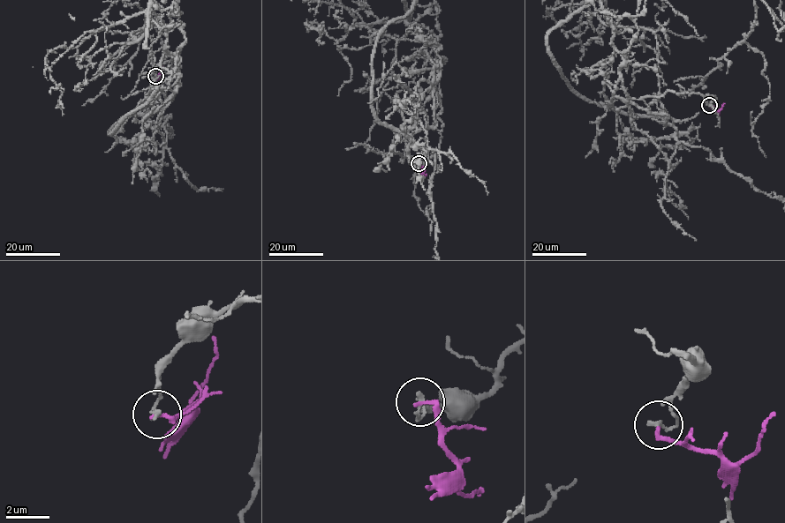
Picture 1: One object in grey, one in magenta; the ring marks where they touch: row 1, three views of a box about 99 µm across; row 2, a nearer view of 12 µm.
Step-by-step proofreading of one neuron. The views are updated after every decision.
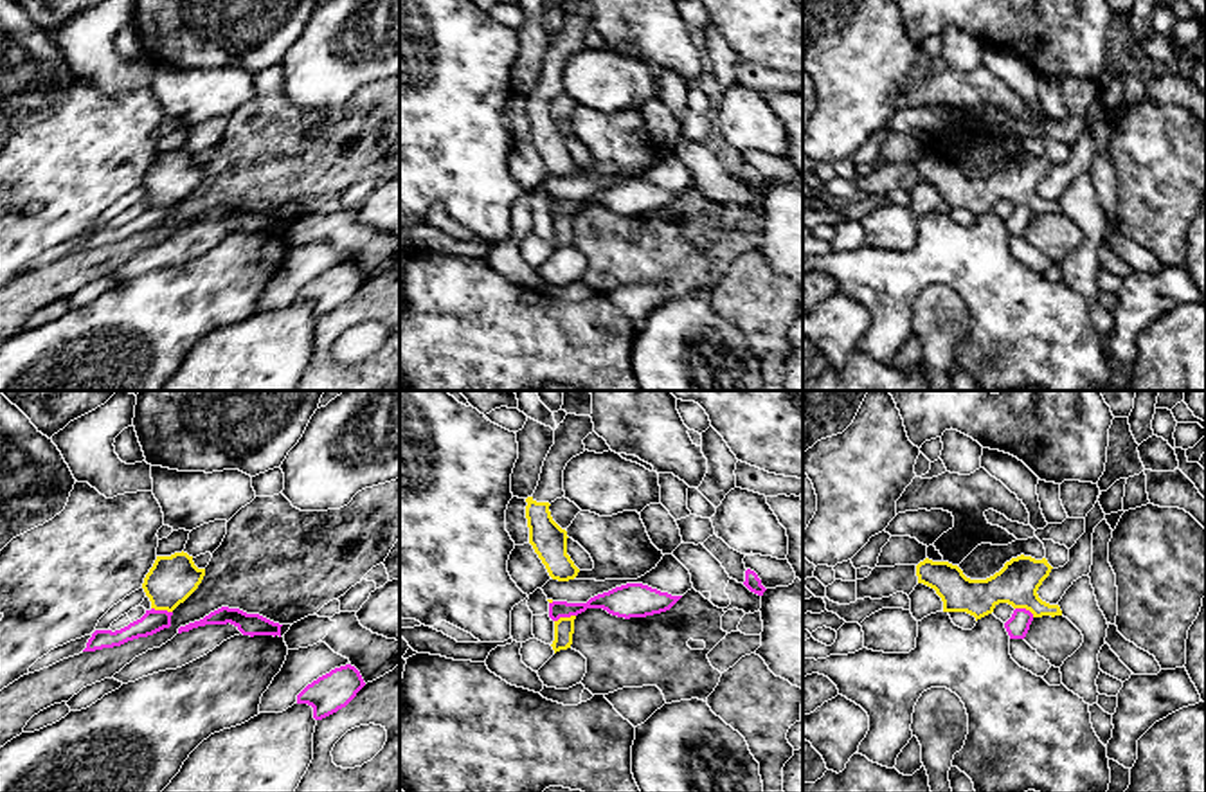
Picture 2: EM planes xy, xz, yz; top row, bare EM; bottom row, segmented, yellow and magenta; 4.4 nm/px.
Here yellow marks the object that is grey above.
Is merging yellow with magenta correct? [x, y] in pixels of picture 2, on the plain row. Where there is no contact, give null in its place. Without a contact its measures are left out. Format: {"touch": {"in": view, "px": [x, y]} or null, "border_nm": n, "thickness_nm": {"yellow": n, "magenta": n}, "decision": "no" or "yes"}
{"touch": {"in": "xy", "px": [162, 206]}, "border_nm": 100, "thickness_nm": {"yellow": 220, "magenta": 100}, "decision": "no"}

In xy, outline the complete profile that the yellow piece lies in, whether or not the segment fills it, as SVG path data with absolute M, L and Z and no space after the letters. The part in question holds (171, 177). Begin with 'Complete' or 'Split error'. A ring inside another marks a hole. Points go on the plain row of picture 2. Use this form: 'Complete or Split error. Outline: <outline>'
Complete. Outline: M182 148L171 153L157 153L142 185L151 205L173 209L198 185L203 173L205 166L198 166L193 153Z

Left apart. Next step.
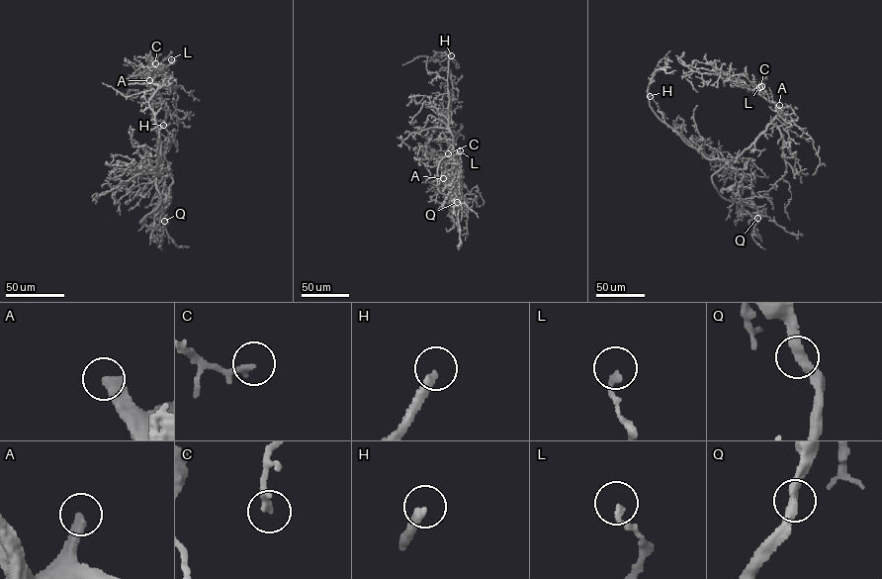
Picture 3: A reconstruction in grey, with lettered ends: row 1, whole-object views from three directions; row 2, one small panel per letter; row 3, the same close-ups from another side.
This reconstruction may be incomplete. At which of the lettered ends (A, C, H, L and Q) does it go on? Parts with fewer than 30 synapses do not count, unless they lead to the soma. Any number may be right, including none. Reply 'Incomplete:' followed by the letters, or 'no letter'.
Incomplete: A, H

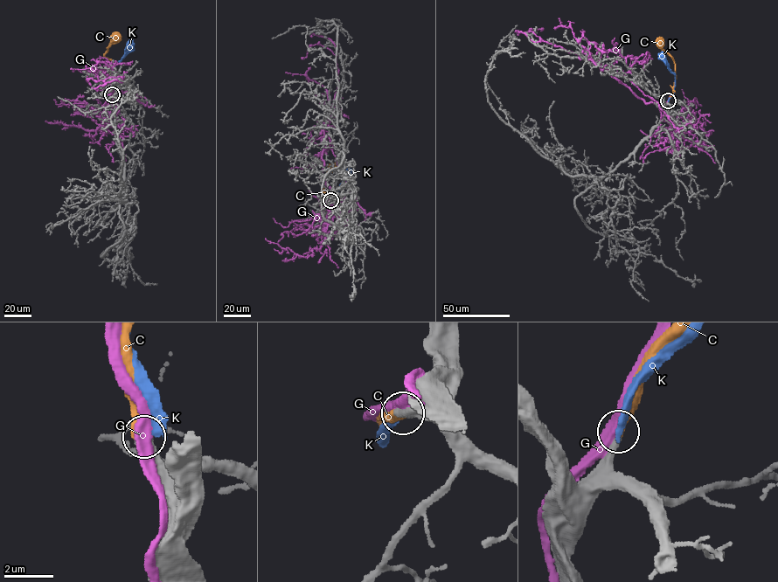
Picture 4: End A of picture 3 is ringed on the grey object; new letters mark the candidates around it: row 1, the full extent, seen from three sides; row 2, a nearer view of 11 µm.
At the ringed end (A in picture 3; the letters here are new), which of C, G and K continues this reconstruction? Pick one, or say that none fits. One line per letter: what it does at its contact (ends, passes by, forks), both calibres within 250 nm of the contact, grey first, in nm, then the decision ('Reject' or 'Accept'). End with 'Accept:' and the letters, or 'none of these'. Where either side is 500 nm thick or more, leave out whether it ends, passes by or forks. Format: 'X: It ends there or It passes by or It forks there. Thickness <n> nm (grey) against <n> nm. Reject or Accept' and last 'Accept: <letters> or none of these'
C: It ends there. Thickness 460 nm (grey) against 480 nm. Accept
G: Thickness 600 nm (grey) against 400 nm. Reject
K: It ends there. Thickness 440 nm (grey) against 400 nm. Reject
Accept: C

